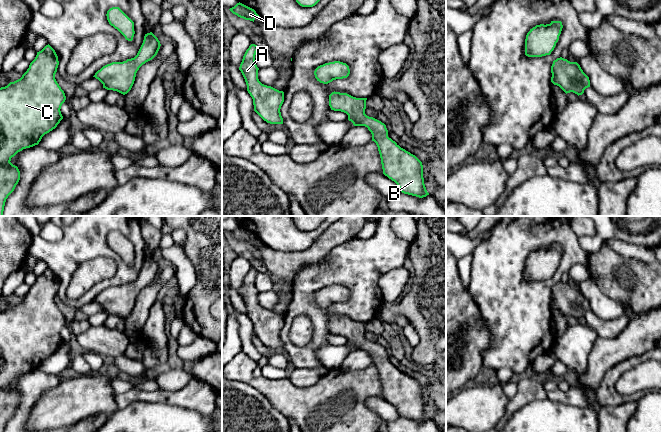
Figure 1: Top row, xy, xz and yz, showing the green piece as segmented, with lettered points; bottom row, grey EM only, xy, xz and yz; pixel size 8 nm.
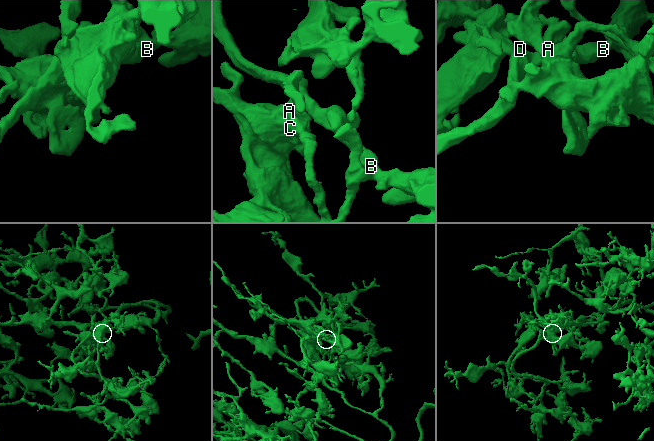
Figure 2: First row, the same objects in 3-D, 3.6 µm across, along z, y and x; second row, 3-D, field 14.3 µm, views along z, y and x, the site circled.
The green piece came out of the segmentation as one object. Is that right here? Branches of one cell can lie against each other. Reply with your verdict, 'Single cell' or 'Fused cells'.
Single cell

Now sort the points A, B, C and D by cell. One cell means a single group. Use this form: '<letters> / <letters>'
A B C D

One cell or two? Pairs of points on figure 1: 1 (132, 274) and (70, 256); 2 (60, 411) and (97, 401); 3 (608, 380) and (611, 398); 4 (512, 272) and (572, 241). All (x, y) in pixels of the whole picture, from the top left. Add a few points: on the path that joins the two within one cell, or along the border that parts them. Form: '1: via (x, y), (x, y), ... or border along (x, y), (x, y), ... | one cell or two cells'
1: via (117, 259), (105, 251), (85, 251) | one cell
2: via (69, 402), (88, 401) | one cell
3: via (608, 384), (609, 394) | one cell
4: via (519, 254), (535, 238), (554, 238) | one cell

